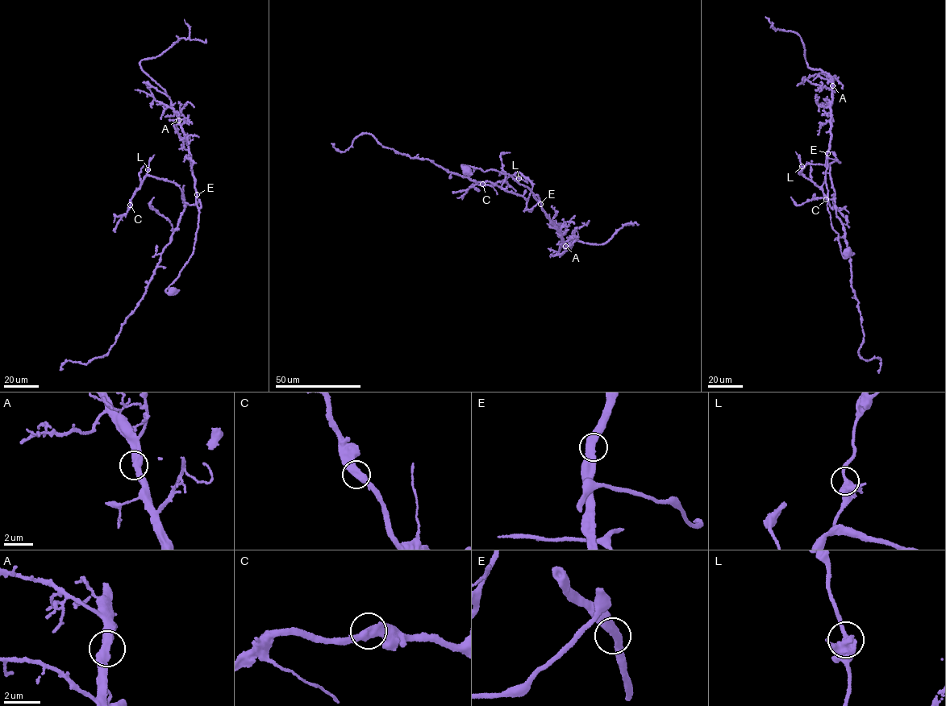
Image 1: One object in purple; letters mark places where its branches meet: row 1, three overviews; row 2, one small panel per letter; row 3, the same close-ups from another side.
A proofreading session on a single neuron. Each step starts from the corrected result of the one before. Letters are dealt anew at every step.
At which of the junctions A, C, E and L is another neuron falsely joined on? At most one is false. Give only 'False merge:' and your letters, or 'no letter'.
False merge: no letter

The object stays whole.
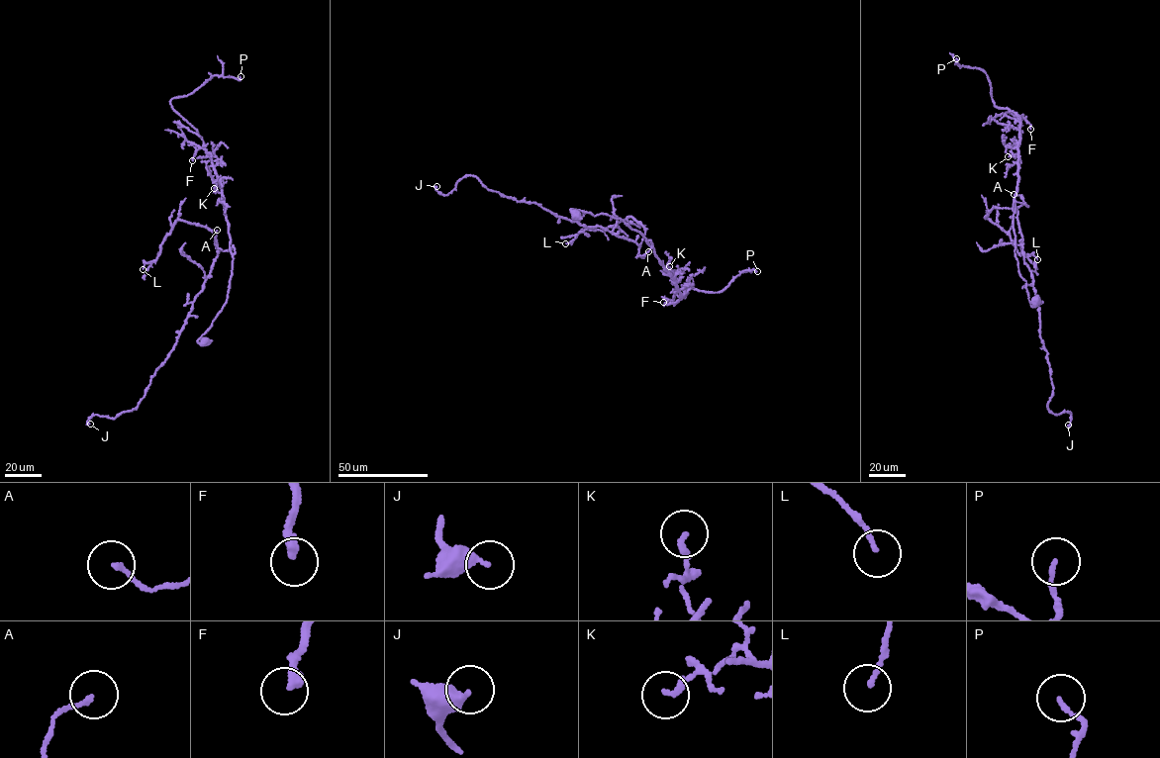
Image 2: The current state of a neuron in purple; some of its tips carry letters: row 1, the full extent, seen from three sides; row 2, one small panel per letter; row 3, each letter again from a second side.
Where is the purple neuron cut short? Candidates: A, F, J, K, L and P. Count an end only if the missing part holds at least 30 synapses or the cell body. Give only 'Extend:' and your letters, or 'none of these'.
Extend: none of these

